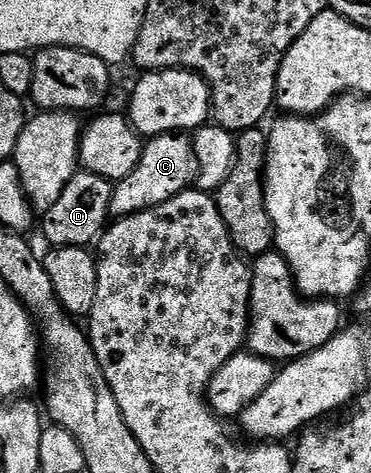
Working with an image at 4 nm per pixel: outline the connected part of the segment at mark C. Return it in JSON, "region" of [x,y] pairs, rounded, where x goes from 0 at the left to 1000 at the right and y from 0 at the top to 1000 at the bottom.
{"region":[[[439,281],[388,298],[383,336],[372,353],[340,370],[340,378],[310,385],[296,429],[296,452],[321,463],[380,450],[396,442],[447,429],[447,421],[469,421],[482,408],[531,389],[539,372],[534,328],[523,328],[515,288],[496,281]]]}

